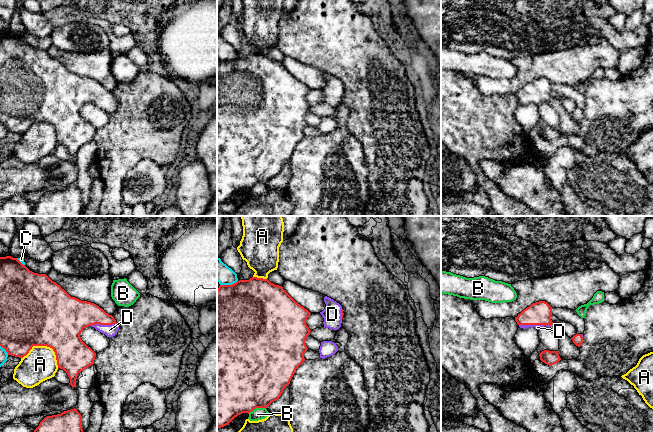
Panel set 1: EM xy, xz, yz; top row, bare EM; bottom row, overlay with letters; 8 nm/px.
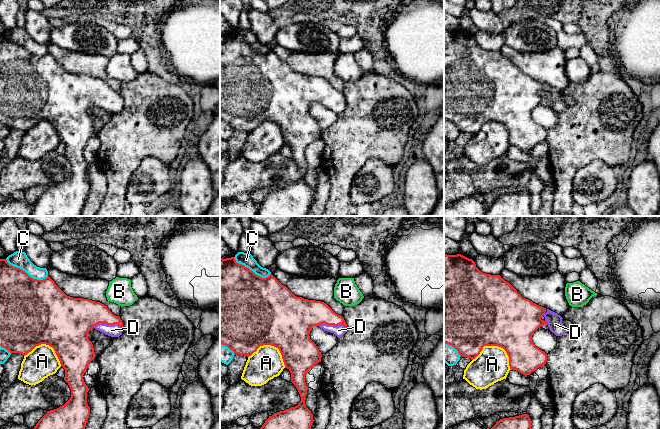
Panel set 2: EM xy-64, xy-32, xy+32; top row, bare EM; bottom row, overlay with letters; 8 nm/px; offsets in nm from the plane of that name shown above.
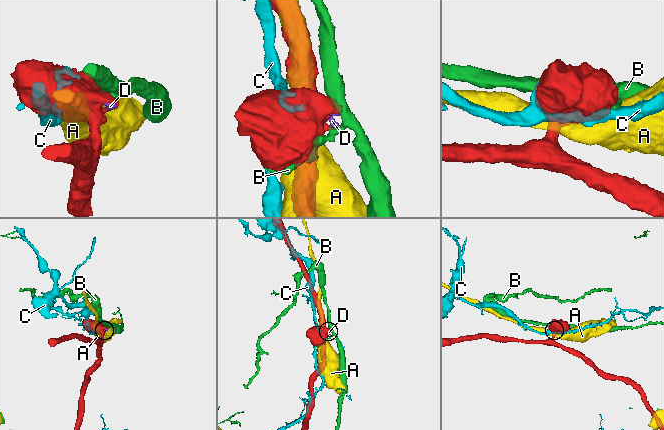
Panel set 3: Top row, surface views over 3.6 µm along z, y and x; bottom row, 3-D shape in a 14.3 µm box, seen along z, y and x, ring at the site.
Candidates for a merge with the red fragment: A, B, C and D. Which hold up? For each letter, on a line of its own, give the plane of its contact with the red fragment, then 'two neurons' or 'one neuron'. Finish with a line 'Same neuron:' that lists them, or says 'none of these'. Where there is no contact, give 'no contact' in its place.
A: xy | two neurons
B: xz | two neurons
C: xz | two neurons
D: yz | one neuron
Same neuron: D

